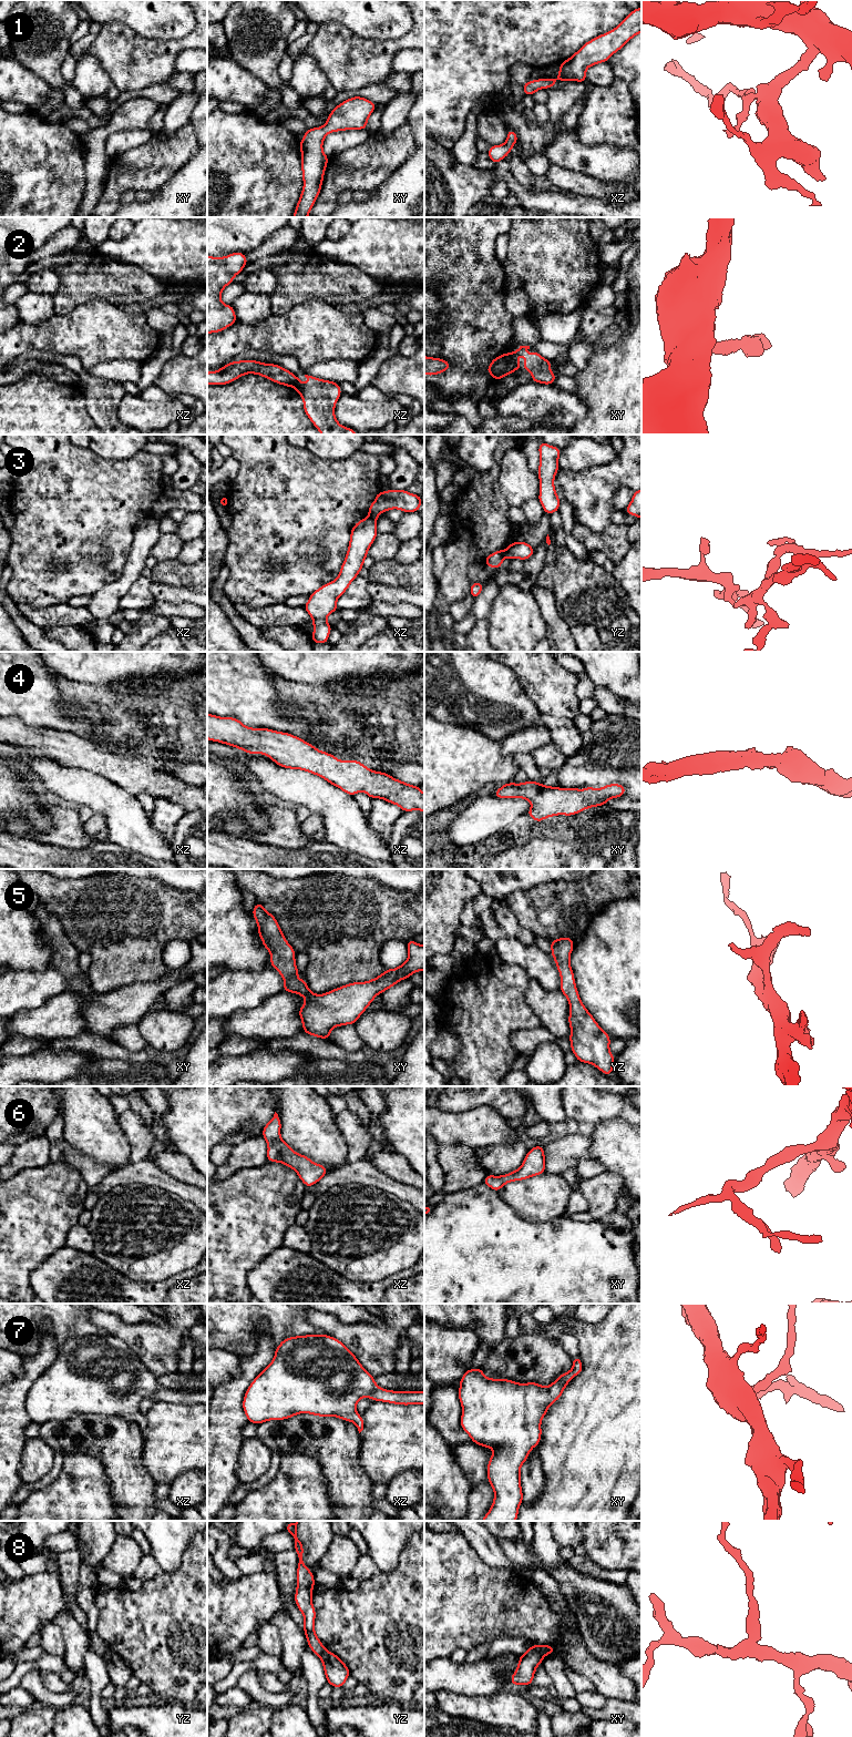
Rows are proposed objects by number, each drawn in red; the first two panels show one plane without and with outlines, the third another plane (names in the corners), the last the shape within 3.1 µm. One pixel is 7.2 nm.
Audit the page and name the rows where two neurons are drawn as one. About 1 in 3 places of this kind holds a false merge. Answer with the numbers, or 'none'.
2, 3, 8

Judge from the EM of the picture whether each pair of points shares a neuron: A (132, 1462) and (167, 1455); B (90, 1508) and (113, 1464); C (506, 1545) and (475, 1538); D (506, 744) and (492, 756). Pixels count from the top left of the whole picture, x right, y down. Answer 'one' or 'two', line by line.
A: two
B: two
C: two
D: two

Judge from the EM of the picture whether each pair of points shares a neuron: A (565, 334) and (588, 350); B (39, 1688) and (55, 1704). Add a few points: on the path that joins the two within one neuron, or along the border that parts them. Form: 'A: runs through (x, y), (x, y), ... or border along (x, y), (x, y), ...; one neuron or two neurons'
A: runs through (570, 339), (583, 350); one neuron
B: runs through (43, 1693), (51, 1700); one neuron

